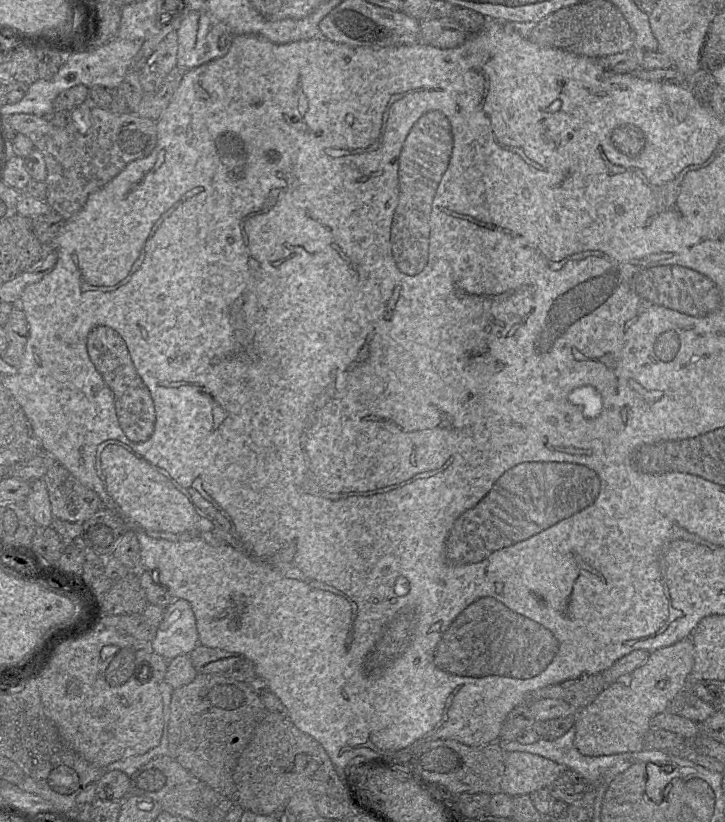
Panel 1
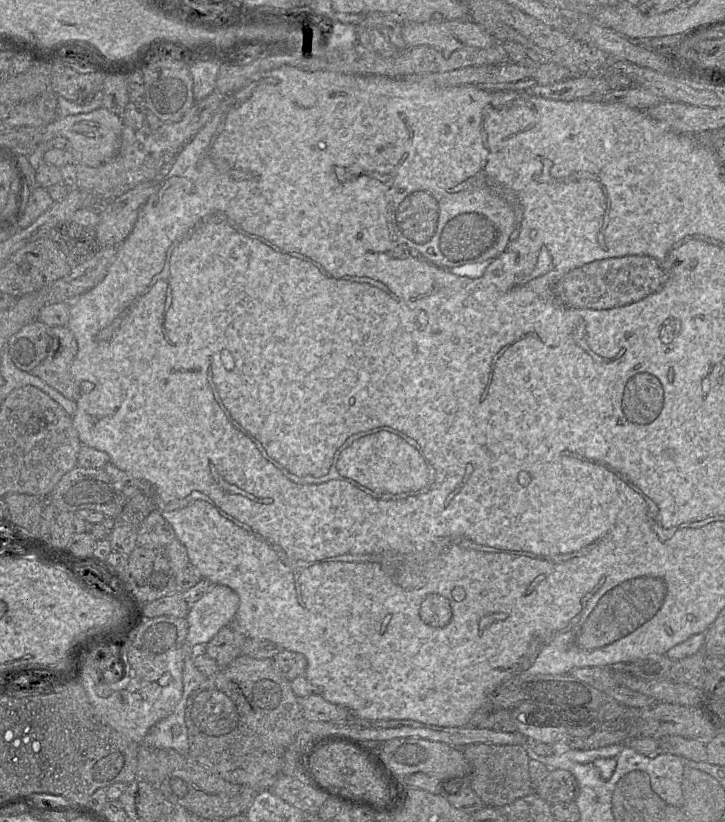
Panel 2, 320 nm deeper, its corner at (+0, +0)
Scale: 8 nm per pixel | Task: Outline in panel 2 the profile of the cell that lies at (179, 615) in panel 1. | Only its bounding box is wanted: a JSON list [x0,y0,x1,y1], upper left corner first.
[186,585,239,651]

